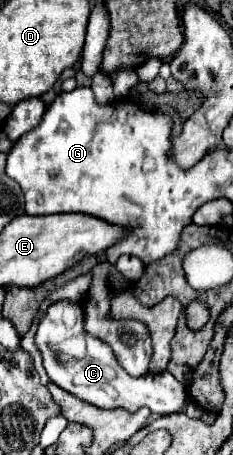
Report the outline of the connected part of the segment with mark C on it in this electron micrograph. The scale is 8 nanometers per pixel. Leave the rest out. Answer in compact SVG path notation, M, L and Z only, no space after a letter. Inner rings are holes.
M55 302L49 306L37 324L35 344L43 356L43 368L49 380L97 408L125 408L135 412L137 408L147 406L159 416L179 414L187 408L185 386L171 372L131 378L121 366L117 366L113 350L105 342L83 332L83 310L77 302Z

